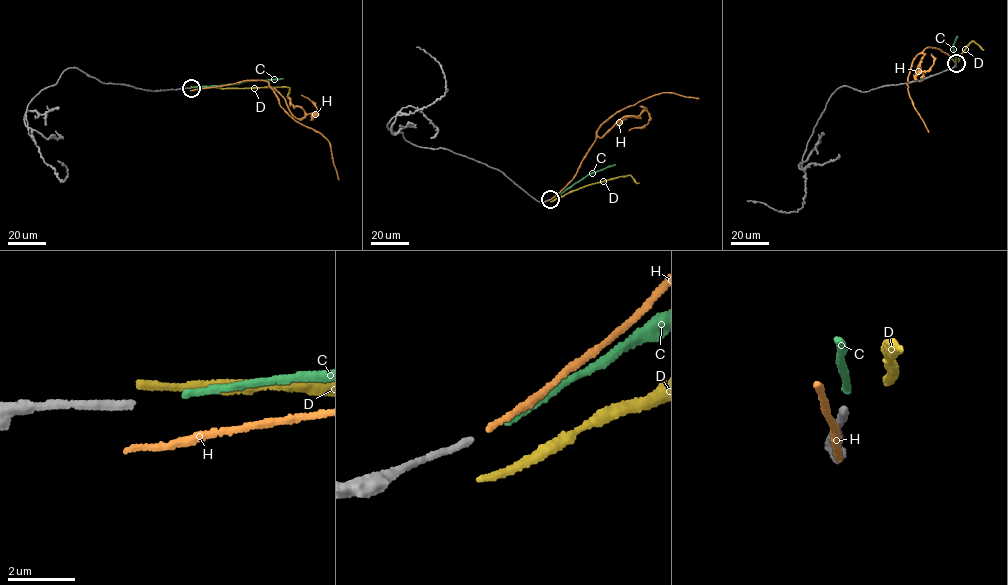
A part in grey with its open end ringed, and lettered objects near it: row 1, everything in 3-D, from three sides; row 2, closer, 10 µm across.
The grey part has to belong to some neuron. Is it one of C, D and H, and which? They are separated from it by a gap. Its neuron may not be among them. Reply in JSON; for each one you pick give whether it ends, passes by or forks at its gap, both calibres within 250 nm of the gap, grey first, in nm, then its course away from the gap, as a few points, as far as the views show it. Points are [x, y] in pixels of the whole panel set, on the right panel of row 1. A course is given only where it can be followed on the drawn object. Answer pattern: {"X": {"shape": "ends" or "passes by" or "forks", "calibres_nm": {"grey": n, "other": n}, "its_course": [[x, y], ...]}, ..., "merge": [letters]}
{"C": {"shape": "ends", "calibres_nm": {"grey": 200, "other": 180}, "its_course": [[956, 62], [953, 47], [957, 36]]}, "merge": ["C"]}

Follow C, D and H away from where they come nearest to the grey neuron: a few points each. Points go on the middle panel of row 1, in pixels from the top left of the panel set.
C: (552, 198), (588, 175), (615, 165)
D: (551, 201), (573, 190), (621, 176), (631, 175), (639, 183)
H: (551, 198), (573, 177), (599, 127), (617, 112), (661, 93), (699, 98)

